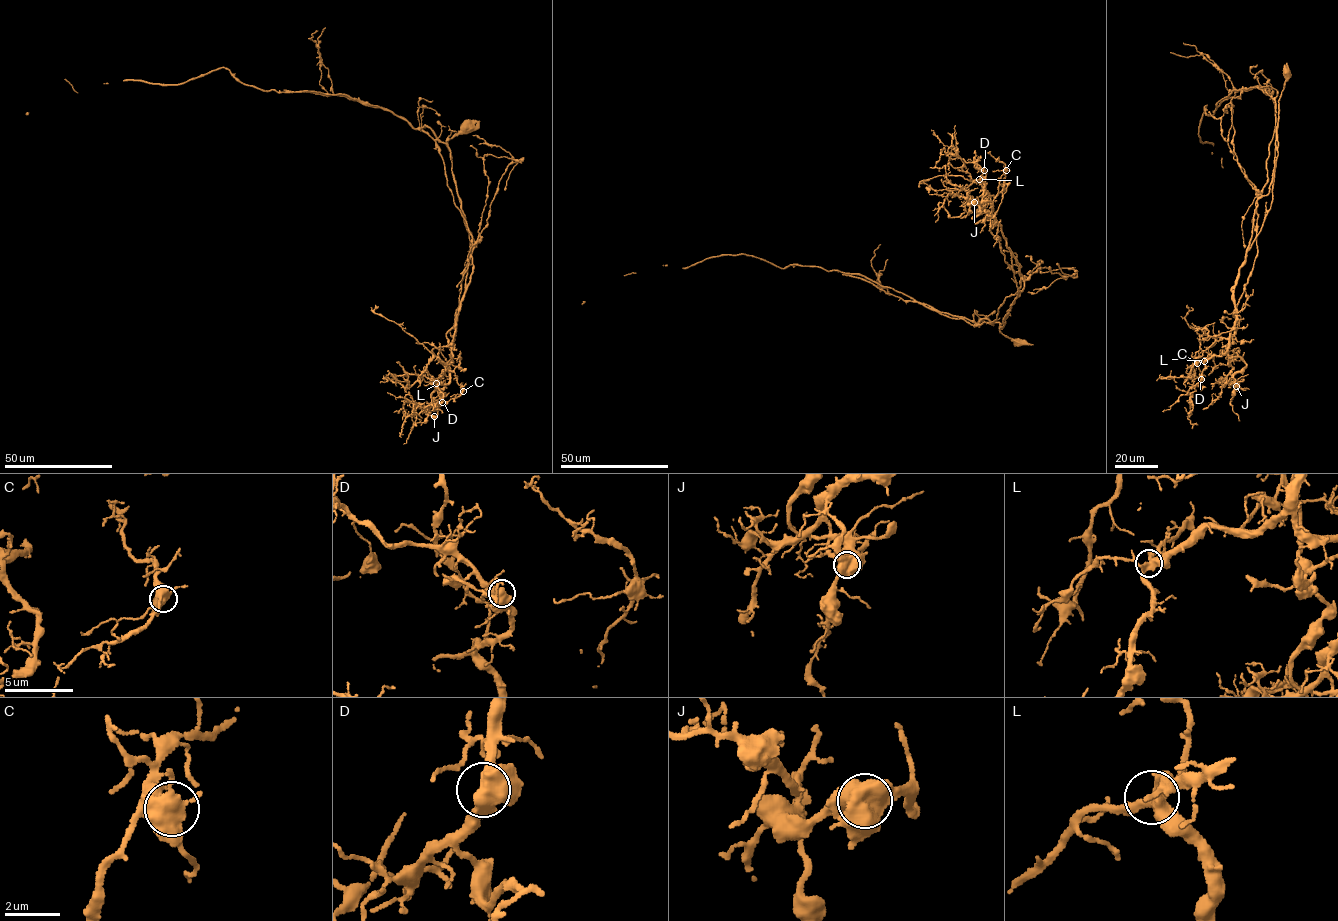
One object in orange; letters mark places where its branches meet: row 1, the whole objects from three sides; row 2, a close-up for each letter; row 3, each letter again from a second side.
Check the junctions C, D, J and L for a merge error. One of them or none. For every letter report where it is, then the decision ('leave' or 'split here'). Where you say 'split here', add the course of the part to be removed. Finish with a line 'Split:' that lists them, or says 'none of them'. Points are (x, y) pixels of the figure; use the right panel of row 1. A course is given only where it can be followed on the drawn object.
C: at (1197, 363); leave
D: at (1201, 379); leave
J: at (1236, 386); split here; foreign part runs (1236, 386), (1227, 347), (1257, 251), (1275, 103), (1258, 86), (1236, 92), (1183, 43)
L: at (1204, 361); leave
Split: J

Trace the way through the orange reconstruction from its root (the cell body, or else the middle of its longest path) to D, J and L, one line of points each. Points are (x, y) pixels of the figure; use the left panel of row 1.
D: (464, 128), (446, 145), (468, 234), (470, 257), (452, 343), (449, 382), (437, 384), (442, 402)
J: (464, 128), (446, 145), (470, 257), (452, 359), (431, 381), (438, 394), (434, 417)
L: (464, 128), (448, 141), (446, 145), (468, 234), (470, 257), (452, 343), (449, 382), (436, 383)

